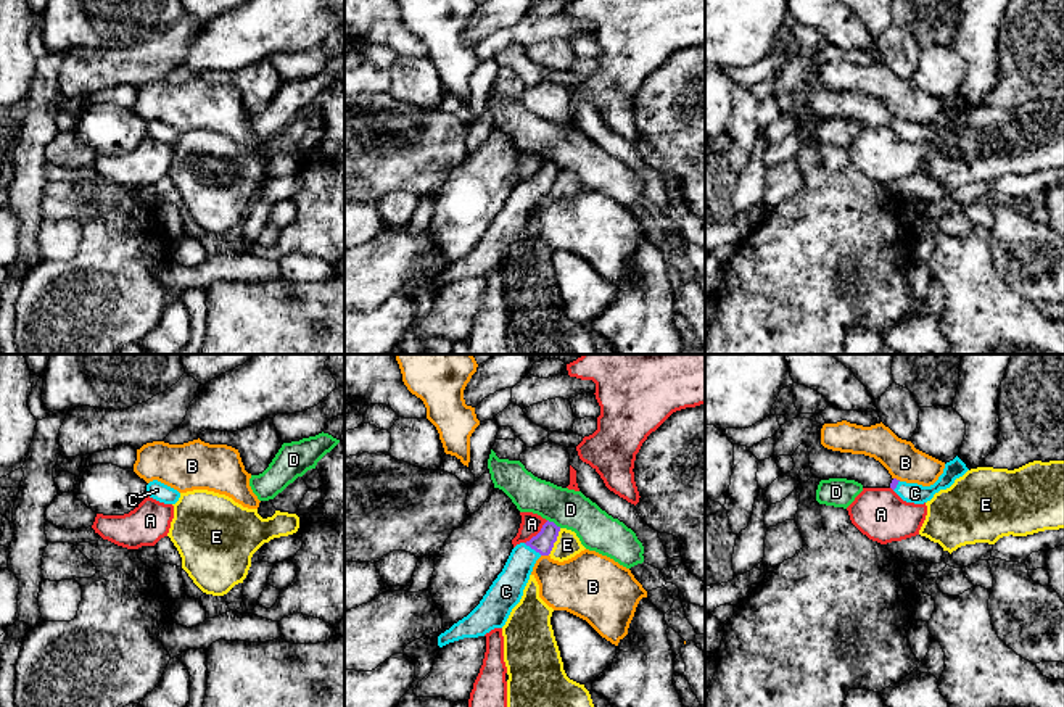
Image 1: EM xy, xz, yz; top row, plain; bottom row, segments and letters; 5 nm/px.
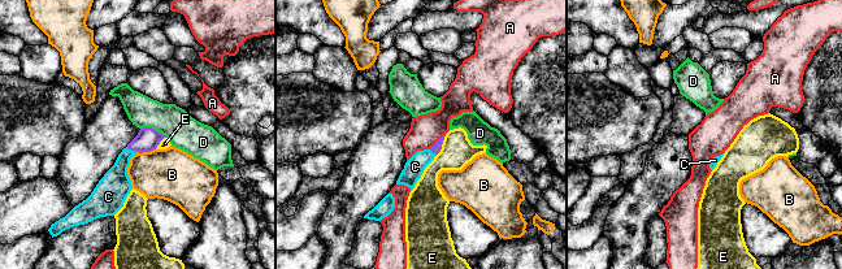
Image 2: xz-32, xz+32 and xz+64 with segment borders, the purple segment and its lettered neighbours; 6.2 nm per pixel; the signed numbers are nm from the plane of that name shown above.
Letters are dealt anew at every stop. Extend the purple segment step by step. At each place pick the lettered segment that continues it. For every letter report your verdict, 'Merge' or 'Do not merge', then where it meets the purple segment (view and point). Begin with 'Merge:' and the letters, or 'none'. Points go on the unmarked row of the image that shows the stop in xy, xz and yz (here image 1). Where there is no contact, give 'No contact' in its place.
Merge: C
A: Do not merge. Touches purple at xz (538, 173)
B: Do not merge. Touches purple at xz (544, 194)
C: Merge. Touches purple at xz (533, 187)
D: Do not merge. Touches purple at xz (552, 161)
E: Do not merge. Touches purple at xz (556, 179)

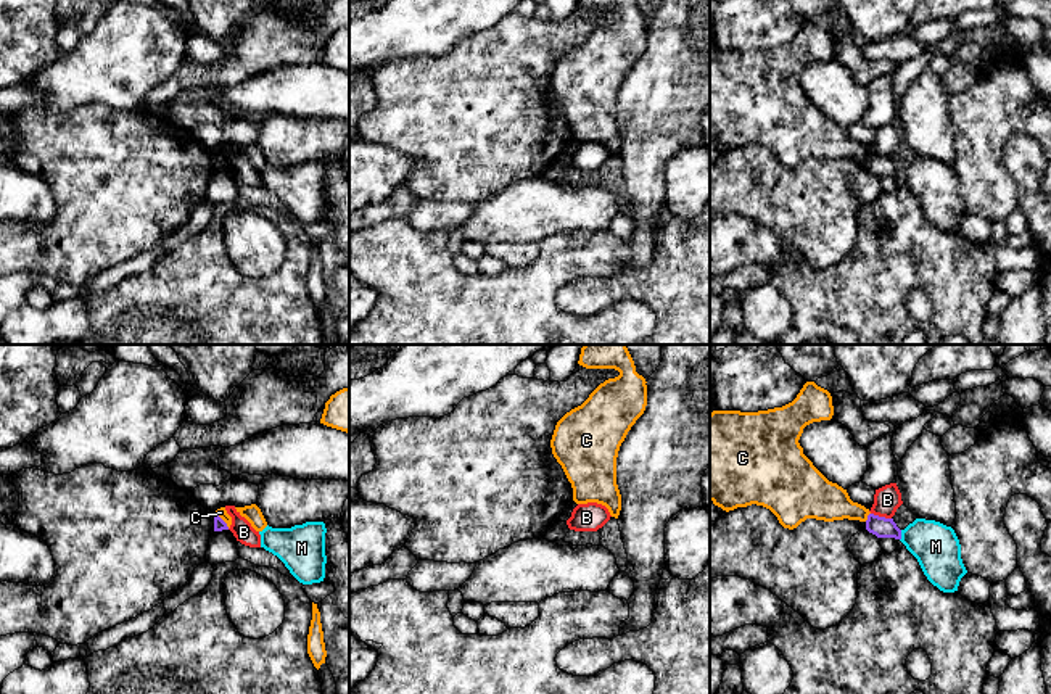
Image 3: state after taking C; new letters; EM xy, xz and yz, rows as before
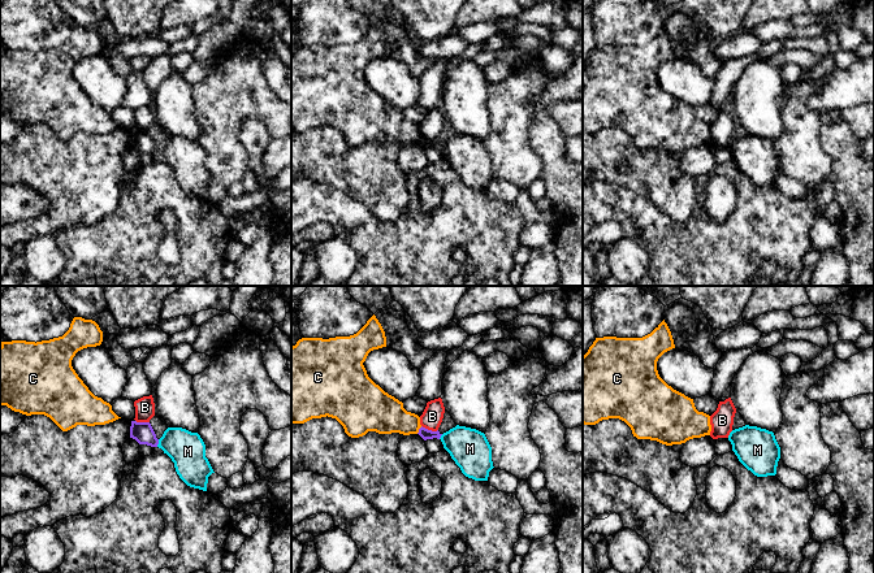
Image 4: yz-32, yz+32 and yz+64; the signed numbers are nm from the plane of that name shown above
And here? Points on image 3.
Merge: none
B: Do not merge. Touches purple at yz (881, 156)
C: Do not merge. Touches purple at xy (222, 160)
M: Do not merge. Touches purple at yz (900, 174)

